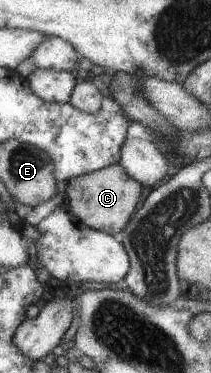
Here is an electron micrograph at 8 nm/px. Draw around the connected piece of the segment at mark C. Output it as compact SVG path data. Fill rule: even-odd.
M119 163L107 165L68 181L66 188L68 209L83 221L84 226L113 236L126 227L128 220L131 219L130 215L140 199L140 191L142 191L140 184L128 177Z

